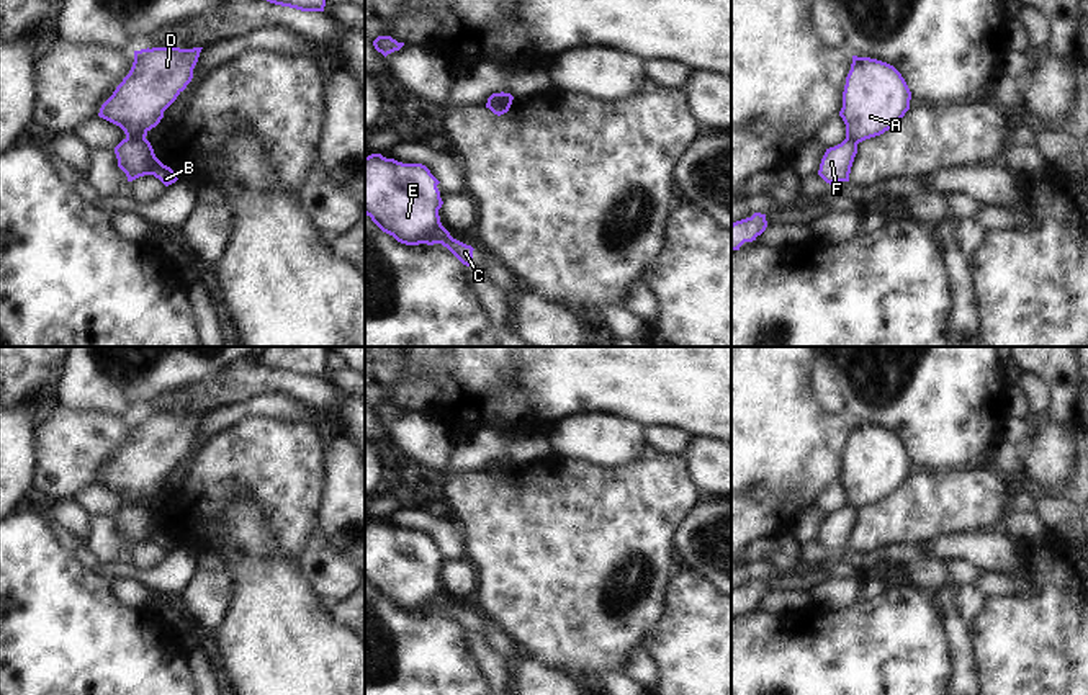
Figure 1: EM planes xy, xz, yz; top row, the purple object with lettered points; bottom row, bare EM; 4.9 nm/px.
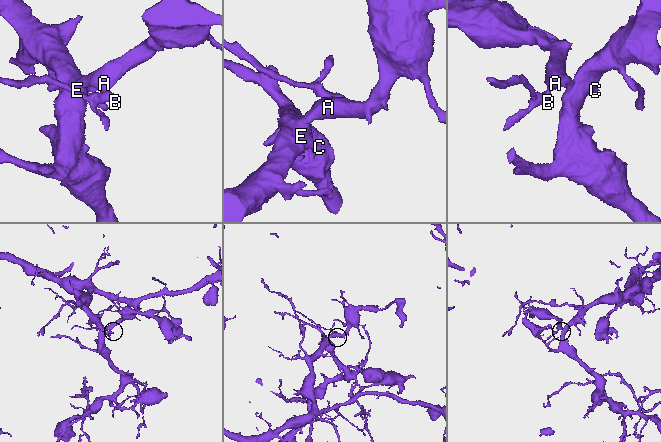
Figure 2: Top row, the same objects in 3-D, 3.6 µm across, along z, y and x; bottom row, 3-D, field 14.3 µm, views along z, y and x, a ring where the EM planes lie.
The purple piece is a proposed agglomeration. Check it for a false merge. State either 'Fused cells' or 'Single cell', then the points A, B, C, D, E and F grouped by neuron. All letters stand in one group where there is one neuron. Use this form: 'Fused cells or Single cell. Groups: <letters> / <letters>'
Fused cells. Groups: A C D E / B F

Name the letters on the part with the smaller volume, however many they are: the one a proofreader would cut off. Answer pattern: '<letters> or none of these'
B, F

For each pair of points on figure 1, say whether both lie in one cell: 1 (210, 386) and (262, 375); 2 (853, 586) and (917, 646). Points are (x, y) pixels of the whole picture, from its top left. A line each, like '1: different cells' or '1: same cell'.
1: same cell
2: different cells

